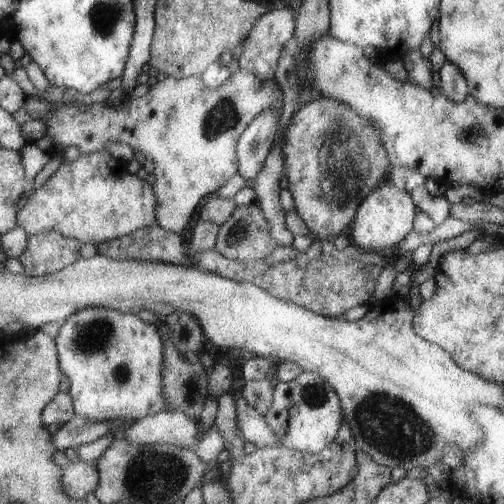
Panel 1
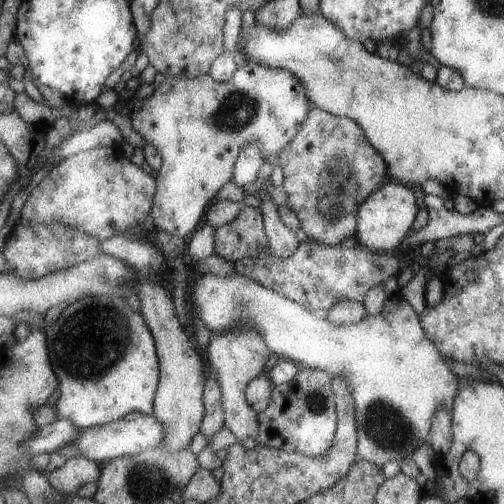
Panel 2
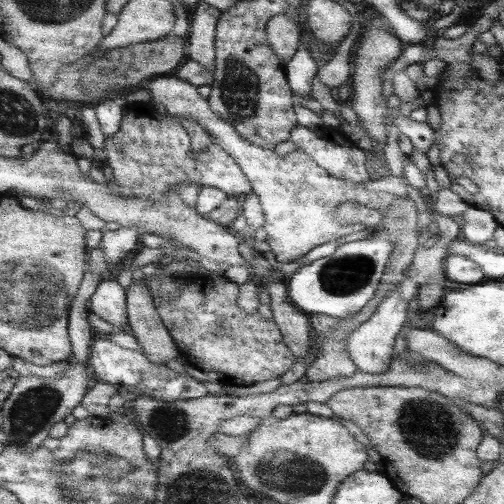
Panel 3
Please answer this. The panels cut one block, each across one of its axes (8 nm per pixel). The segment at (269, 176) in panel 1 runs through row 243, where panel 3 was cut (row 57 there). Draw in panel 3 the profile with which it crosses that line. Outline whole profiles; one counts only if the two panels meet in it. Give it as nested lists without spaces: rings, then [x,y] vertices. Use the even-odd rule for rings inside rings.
[[[279,14],[267,22],[265,34],[267,34],[267,44],[275,52],[279,62],[287,64],[295,54],[297,44],[301,42],[301,28],[293,20]]]

